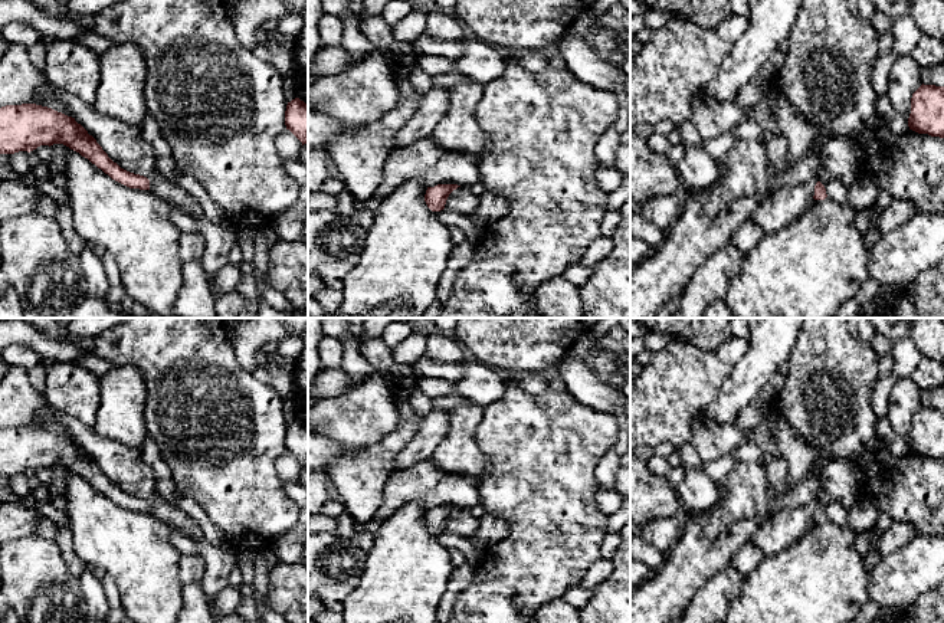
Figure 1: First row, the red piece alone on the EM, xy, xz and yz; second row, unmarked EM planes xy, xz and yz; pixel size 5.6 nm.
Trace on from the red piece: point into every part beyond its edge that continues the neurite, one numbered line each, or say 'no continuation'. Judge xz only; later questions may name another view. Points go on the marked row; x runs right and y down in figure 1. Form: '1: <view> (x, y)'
no continuation

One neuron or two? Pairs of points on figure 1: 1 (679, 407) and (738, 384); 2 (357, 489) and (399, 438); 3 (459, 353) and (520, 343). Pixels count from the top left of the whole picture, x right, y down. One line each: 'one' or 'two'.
1: two
2: one
3: two

